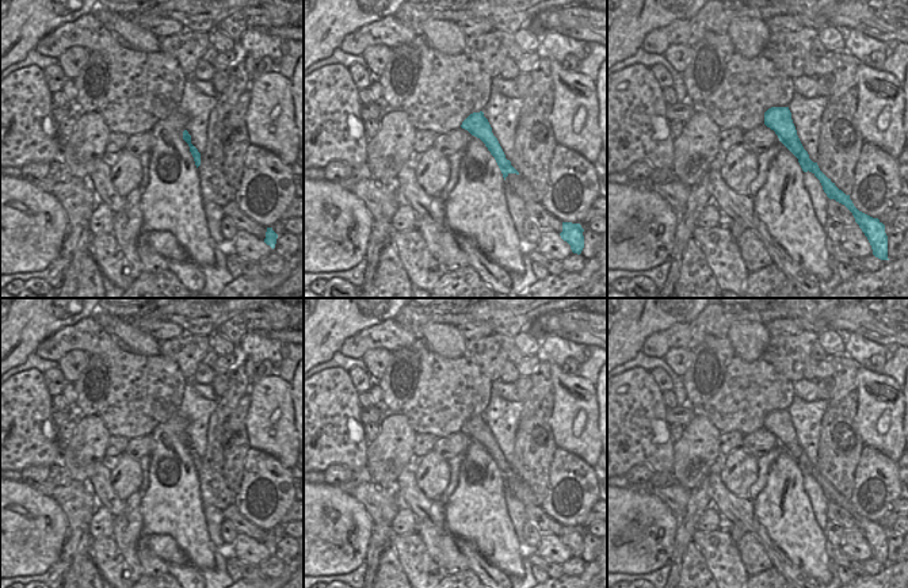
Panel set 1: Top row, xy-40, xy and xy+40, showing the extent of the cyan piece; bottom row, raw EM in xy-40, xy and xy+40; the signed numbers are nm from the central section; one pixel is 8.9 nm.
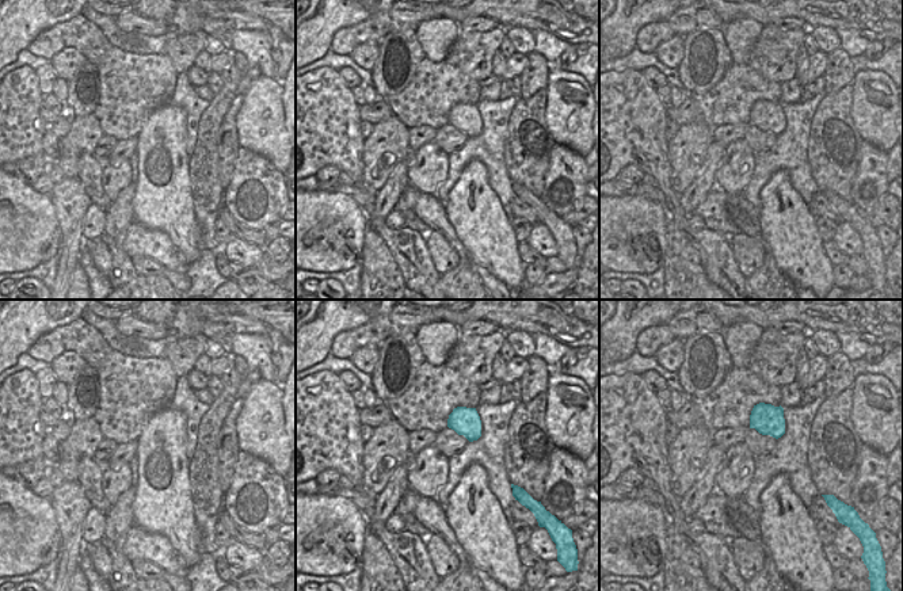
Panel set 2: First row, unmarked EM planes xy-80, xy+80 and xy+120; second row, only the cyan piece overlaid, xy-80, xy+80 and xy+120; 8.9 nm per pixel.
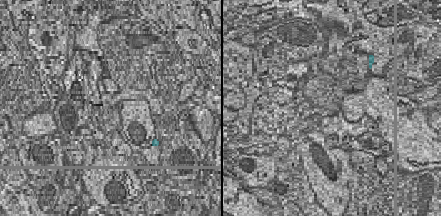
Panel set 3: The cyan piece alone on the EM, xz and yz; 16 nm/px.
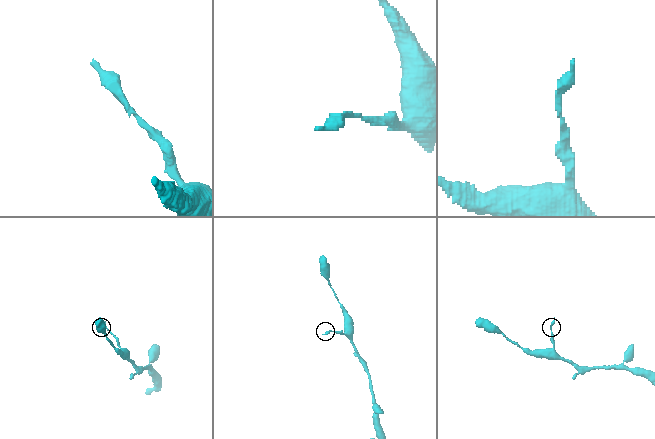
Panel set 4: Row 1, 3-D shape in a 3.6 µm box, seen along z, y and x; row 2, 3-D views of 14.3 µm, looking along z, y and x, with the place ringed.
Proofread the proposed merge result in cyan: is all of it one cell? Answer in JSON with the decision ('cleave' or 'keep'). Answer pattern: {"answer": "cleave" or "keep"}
{"answer": "cleave"}

